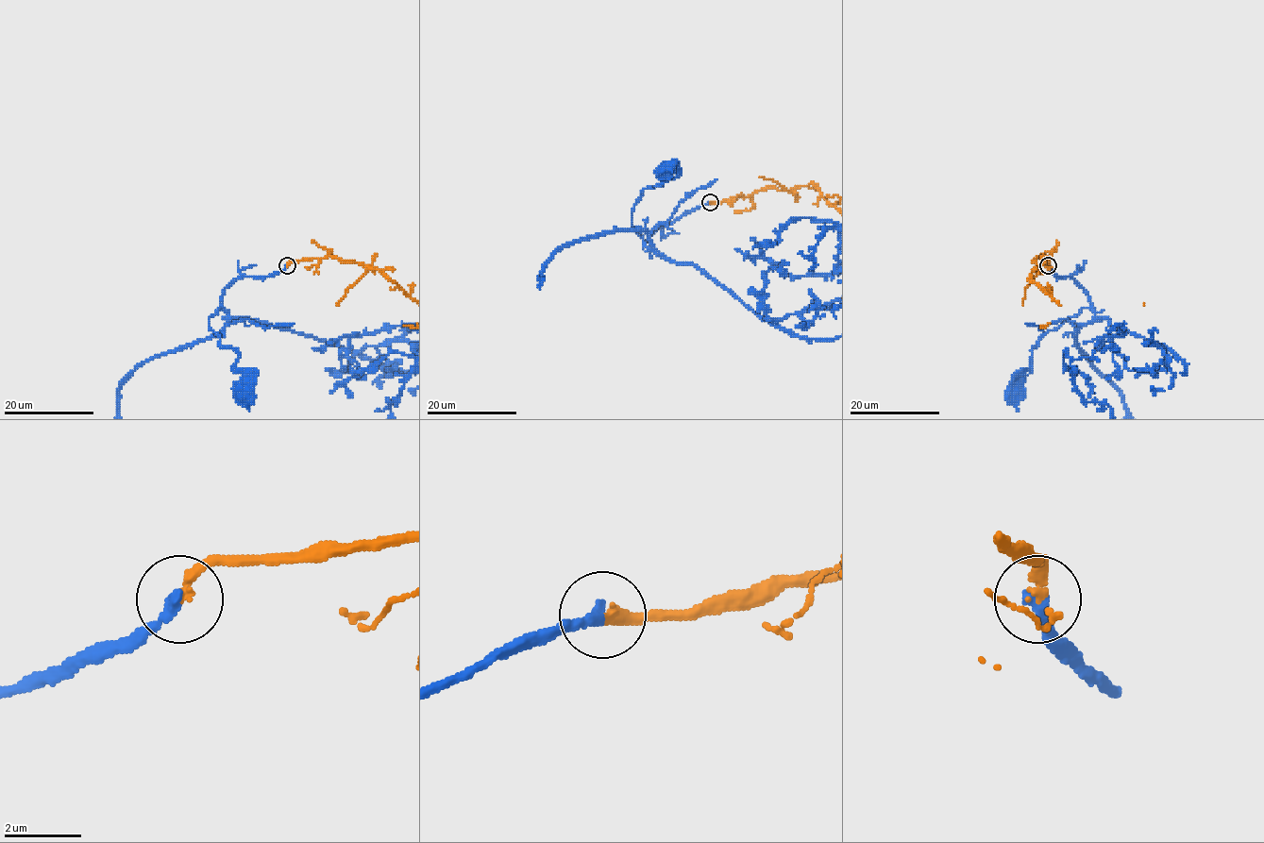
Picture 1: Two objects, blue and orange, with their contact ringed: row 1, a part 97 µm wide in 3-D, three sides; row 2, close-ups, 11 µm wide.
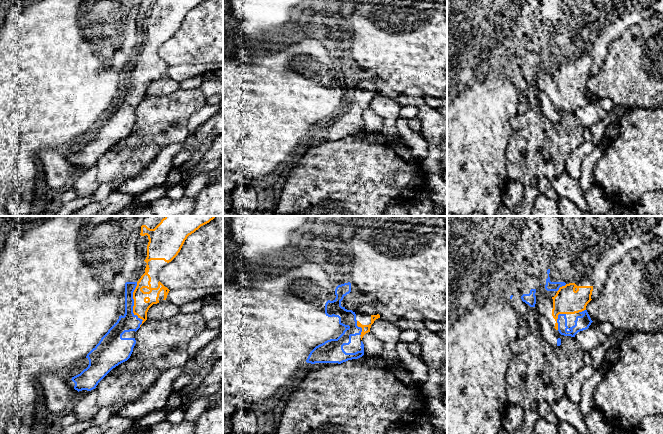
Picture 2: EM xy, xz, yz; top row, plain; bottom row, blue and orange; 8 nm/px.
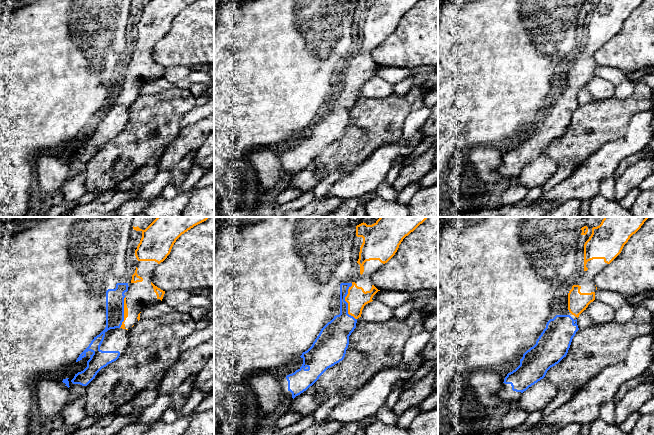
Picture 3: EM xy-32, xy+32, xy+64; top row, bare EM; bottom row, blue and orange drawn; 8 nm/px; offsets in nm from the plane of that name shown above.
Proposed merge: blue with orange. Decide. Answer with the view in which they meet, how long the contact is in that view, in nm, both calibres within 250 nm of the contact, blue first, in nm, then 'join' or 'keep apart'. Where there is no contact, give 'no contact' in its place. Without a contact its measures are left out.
meets blue in xy; contact 360 nm long; 140 nm thick on the blue side, 120 nm on the other; join

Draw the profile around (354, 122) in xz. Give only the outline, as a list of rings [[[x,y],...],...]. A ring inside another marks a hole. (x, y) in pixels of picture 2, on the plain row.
[[[351,112],[351,119],[349,121],[344,121],[343,125],[346,129],[355,129],[357,127],[361,127],[361,112]]]

